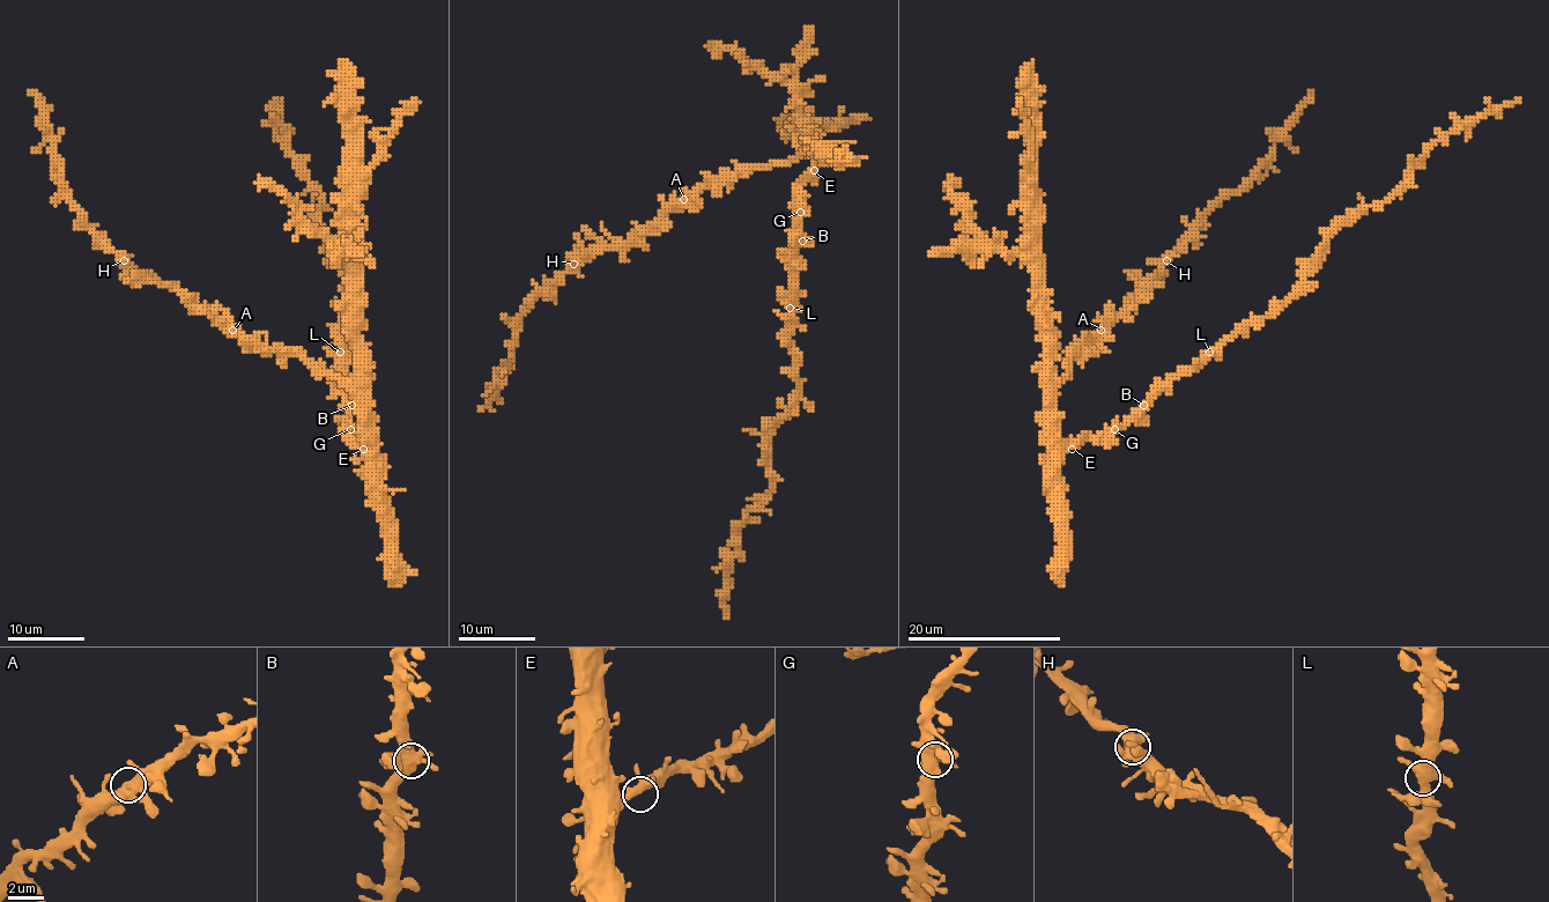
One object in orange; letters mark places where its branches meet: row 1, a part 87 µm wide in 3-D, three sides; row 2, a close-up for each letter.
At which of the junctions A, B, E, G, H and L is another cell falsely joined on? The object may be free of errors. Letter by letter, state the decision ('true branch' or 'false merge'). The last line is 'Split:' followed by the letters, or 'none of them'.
A: true branch
B: true branch
E: true branch
G: true branch
H: true branch
L: true branch
Split: none of them

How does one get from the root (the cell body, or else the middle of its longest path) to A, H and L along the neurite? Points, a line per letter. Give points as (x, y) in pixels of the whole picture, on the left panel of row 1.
A: (362, 446), (365, 443), (363, 406), (345, 383), (316, 374), (298, 356), (258, 348), (232, 330)
H: (362, 446), (363, 406), (345, 383), (316, 374), (298, 356), (258, 348), (176, 289), (141, 278), (124, 260)
L: (362, 446), (348, 434), (345, 356), (340, 353)

